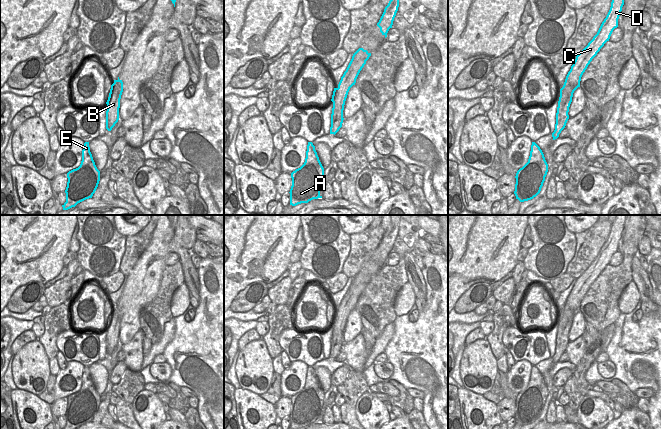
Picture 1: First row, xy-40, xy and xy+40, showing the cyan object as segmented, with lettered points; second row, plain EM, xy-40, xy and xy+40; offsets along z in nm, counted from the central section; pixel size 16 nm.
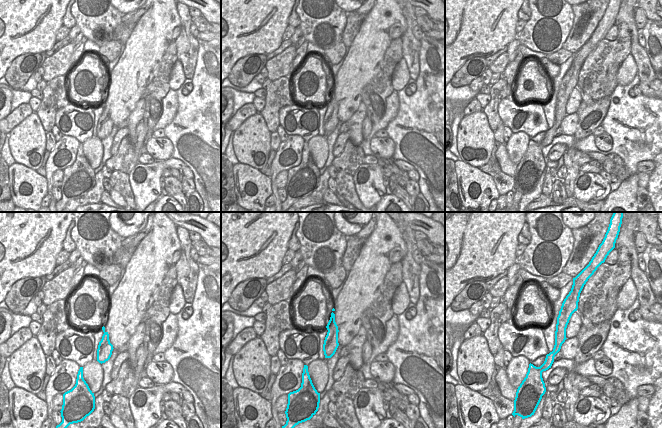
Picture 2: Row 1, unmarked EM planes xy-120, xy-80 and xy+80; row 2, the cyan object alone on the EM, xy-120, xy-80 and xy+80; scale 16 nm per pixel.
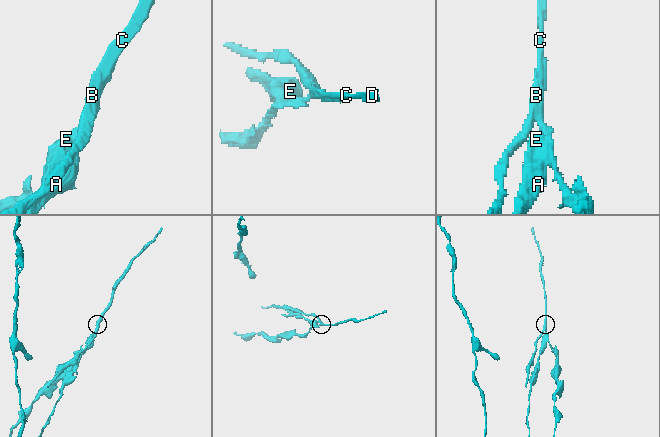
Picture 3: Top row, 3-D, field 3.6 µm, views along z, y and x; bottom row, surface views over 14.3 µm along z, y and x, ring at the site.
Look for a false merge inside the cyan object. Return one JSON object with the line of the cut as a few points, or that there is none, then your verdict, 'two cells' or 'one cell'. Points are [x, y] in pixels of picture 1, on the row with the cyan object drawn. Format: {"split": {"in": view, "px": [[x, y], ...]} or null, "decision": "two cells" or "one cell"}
{"split": {"in": "xy+40", "px": [[554, 130], [556, 138]]}, "decision": "two cells"}

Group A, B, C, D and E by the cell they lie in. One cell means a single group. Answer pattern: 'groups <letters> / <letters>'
groups A E / B C D

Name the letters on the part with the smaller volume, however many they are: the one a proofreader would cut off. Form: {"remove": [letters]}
{"remove": ["B", "C", "D"]}

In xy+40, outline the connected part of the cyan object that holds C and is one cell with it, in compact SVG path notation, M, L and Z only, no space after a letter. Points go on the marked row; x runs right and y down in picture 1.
M612 0L610 10L602 22L597 34L576 56L576 59L566 76L564 85L560 89L554 130L556 132L556 138L559 137L559 134L565 128L569 119L568 112L572 102L573 93L578 87L580 87L583 73L604 44L609 41L613 30L618 27L618 19L623 5L624 0Z

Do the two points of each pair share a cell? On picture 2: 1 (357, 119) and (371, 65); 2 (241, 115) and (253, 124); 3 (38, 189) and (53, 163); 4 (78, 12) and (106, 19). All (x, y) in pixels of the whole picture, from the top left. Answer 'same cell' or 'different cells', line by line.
1: different cells
2: different cells
3: different cells
4: same cell

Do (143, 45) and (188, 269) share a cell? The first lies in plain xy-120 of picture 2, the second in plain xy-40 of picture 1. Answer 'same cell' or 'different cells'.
same cell

